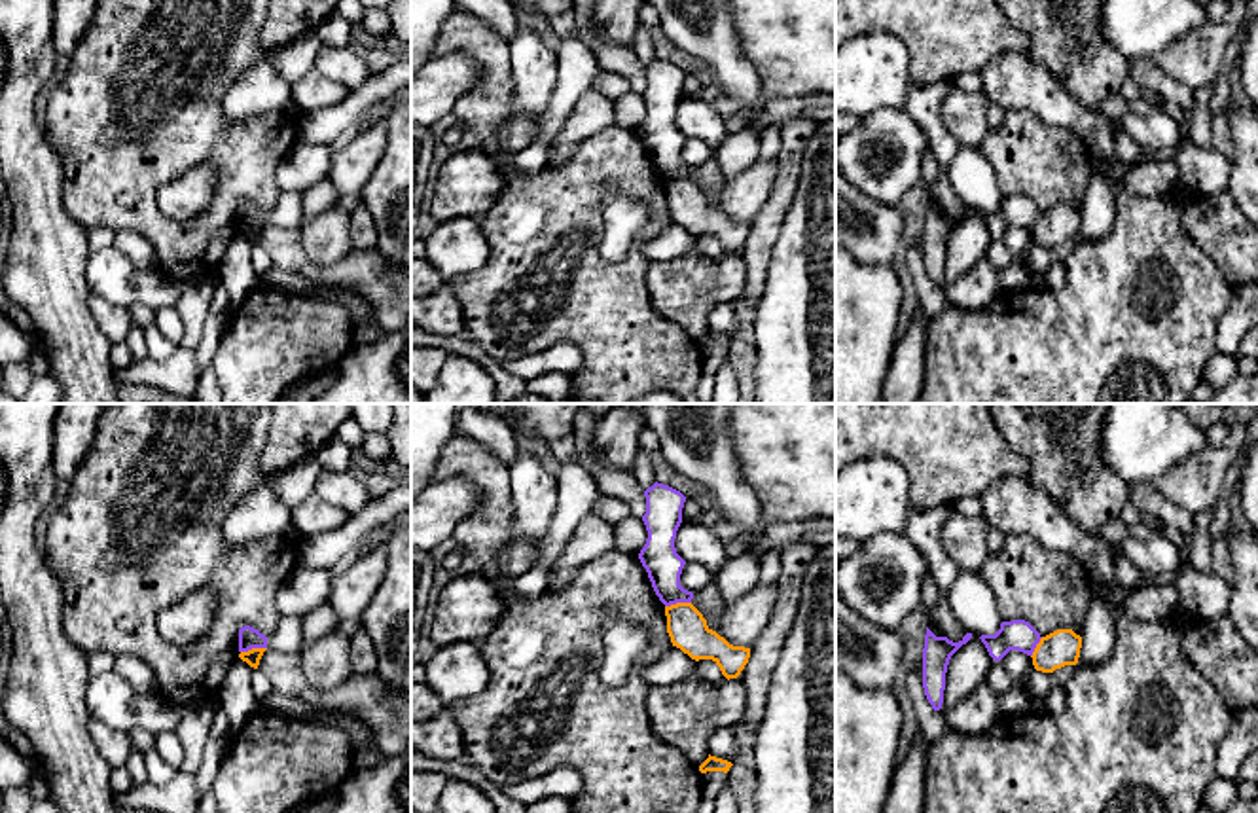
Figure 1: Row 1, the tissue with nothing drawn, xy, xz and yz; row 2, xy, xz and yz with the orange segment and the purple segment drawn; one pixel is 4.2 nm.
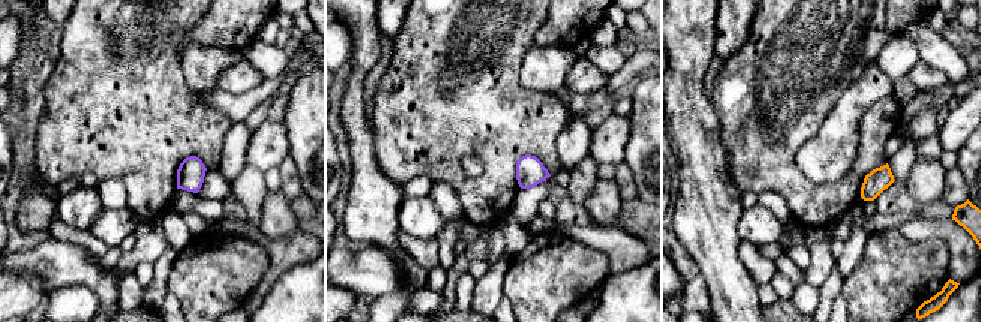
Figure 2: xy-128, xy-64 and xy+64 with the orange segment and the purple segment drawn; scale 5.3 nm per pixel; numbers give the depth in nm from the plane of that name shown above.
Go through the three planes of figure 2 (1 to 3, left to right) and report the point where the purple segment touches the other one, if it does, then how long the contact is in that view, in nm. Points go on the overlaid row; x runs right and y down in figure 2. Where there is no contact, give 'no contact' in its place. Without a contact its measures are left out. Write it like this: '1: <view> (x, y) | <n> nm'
1: no contact
2: no contact
3: no contact

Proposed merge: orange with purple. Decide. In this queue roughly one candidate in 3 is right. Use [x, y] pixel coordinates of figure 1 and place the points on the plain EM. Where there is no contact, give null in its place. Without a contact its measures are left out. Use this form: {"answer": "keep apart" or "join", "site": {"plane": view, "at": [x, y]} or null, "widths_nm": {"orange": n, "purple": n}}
{"answer": "keep apart", "site": {"plane": "xy", "at": [252, 224]}, "widths_nm": {"orange": 70, "purple": 90}}

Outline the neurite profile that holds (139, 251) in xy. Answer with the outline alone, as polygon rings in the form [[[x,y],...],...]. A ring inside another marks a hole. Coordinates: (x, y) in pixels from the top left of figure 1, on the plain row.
[[[119,229],[112,246],[123,252],[138,273],[157,269],[155,250],[142,233]]]

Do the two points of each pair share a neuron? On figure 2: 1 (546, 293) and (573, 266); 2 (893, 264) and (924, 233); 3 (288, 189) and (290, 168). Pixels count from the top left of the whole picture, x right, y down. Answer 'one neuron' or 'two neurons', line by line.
1: one neuron
2: two neurons
3: one neuron

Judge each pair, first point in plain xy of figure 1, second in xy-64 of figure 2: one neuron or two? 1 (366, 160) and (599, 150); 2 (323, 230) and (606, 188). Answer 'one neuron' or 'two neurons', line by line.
1: one neuron
2: one neuron

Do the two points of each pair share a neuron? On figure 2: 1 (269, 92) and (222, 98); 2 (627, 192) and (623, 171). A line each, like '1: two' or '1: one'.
1: one
2: one

